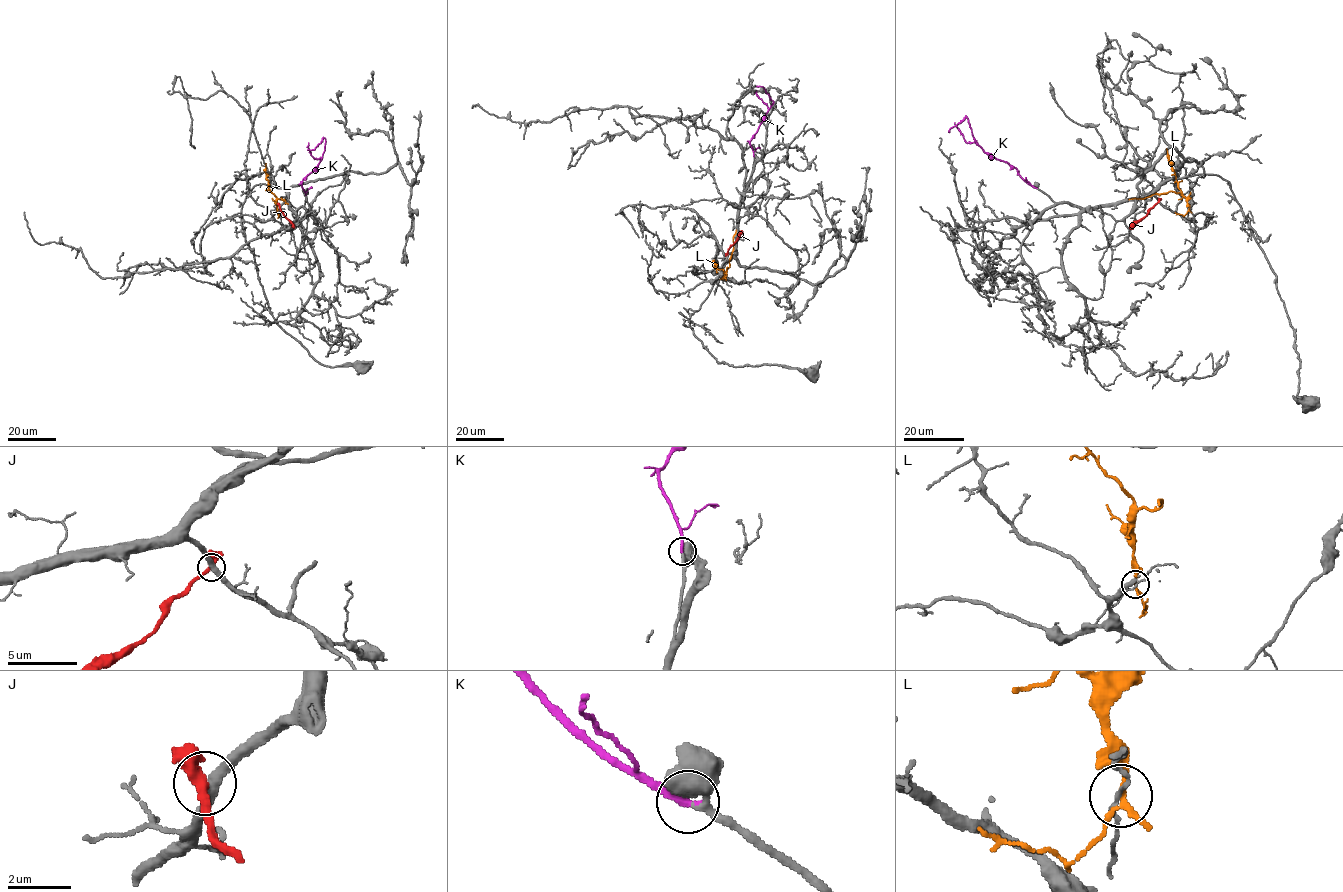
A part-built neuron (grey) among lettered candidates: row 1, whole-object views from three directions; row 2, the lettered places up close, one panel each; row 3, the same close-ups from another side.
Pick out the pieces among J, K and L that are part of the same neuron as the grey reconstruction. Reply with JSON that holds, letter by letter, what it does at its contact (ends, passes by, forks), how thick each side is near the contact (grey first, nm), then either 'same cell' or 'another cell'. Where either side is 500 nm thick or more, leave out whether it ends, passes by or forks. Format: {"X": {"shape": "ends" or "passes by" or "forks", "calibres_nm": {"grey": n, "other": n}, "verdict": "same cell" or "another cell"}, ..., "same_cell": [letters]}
{"J": {"shape": "passes by", "calibres_nm": {"grey": 360, "other": 400}, "verdict": "another cell"}, "K": {"shape": "ends", "calibres_nm": {"grey": 200, "other": 280}, "verdict": "same cell"}, "L": {"shape": "forks", "calibres_nm": {"grey": 110, "other": 160}, "verdict": "another cell"}, "same_cell": ["K"]}

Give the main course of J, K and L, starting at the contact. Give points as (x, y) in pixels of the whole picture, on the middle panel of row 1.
J: (727, 254), (742, 230)
K: (753, 155), (750, 141), (773, 101), (762, 86), (755, 86)
L: (725, 277), (736, 229)

